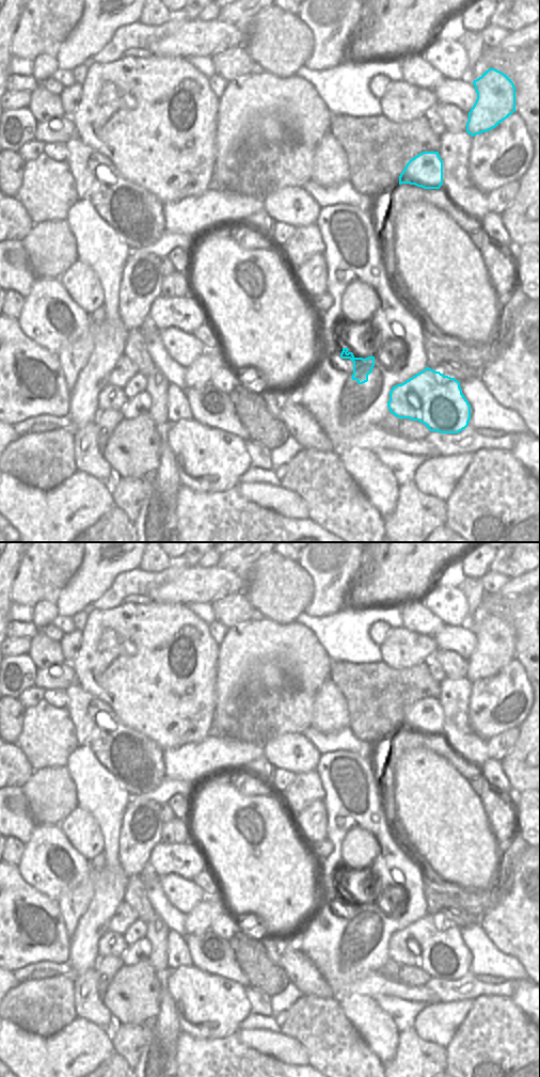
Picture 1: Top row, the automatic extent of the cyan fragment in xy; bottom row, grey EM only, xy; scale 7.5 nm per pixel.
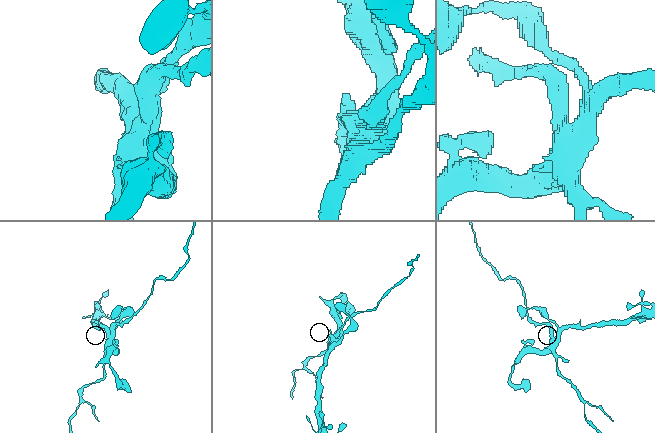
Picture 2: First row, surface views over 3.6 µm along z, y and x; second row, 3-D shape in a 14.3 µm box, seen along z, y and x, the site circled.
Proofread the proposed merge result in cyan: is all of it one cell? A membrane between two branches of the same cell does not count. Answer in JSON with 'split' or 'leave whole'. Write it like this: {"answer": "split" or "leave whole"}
{"answer": "split"}

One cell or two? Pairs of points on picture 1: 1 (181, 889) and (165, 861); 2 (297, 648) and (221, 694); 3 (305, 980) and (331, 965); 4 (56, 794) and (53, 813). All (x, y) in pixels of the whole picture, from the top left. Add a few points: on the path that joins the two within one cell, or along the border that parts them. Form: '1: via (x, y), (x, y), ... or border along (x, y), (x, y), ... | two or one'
1: border along (160, 877), (176, 875), (190, 880) | two
2: via (276, 648), (263, 648), (237, 674) | one
3: border along (303, 952), (333, 993) | two
4: via (53, 798), (53, 809) | one

